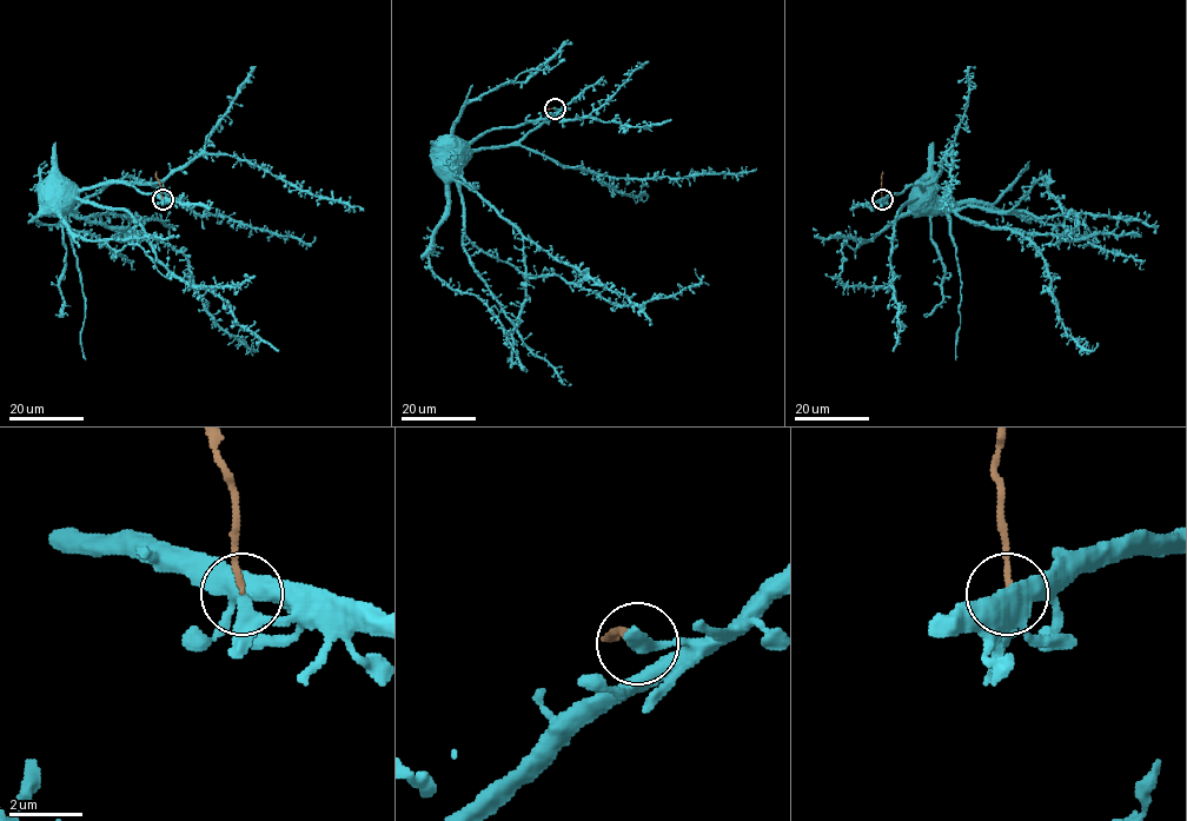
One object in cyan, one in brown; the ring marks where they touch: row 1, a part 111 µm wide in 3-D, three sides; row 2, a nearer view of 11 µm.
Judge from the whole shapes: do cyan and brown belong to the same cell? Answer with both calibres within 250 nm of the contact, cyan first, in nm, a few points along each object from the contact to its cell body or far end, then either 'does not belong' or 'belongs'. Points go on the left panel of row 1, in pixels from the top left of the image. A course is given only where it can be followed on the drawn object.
280/150 nm | cyan via (163, 199), (107, 183), (86, 187), (66, 210), (131, 178), (200, 214), (231, 218), (302, 246) | brown via (163, 199), (156, 171) | does not belong

